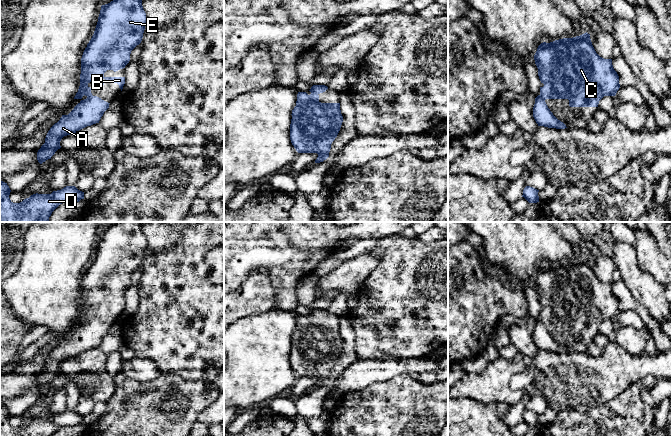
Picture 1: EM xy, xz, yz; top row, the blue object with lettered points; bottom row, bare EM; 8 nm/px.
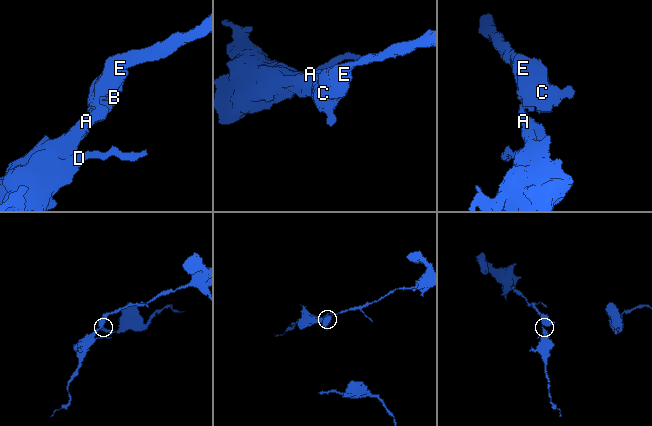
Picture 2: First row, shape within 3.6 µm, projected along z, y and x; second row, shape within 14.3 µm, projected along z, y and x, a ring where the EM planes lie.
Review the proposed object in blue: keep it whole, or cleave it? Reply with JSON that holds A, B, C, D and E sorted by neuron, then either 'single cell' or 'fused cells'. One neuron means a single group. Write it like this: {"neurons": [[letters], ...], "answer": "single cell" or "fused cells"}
{"neurons": [["A", "B", "C", "D", "E"]], "answer": "single cell"}

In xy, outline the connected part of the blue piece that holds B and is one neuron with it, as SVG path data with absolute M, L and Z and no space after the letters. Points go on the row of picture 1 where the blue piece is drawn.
M113 0L102 5L94 34L85 48L81 58L80 86L74 99L81 101L68 115L62 115L48 131L45 143L37 152L37 160L40 164L45 162L61 148L60 141L64 136L99 123L104 112L109 108L108 102L97 96L93 96L88 84L92 79L105 79L110 83L117 83L123 89L125 77L105 77L107 70L114 72L125 68L130 61L131 51L141 43L146 25L146 13L142 6L142 0Z

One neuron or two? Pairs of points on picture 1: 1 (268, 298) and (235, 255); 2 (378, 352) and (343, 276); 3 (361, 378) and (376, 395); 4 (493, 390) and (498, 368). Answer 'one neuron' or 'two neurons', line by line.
1: two neurons
2: two neurons
3: two neurons
4: one neuron

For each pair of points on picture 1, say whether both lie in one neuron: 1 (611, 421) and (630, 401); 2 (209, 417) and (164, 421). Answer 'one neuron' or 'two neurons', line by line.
1: one neuron
2: two neurons

